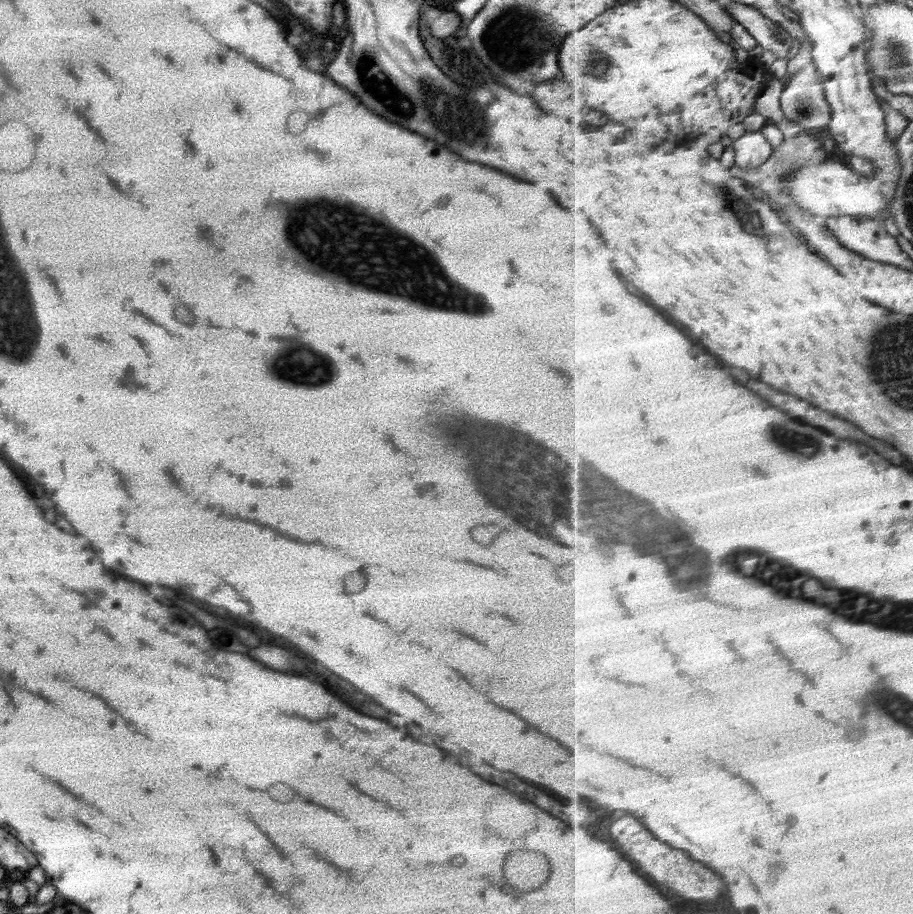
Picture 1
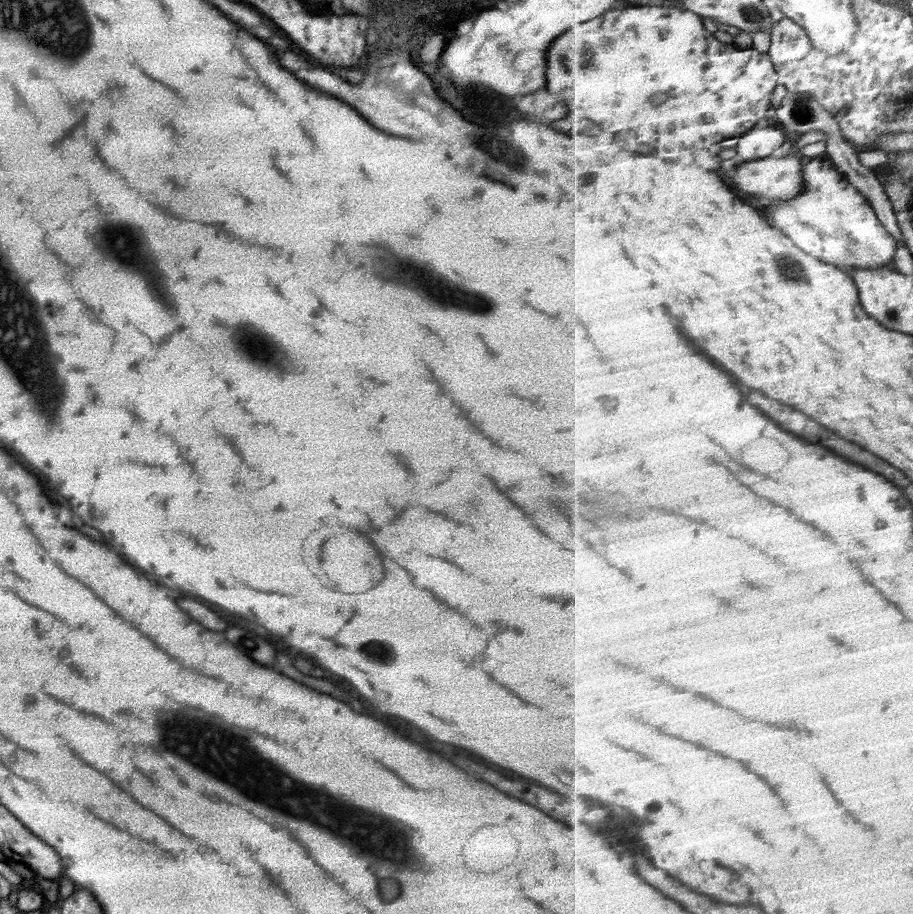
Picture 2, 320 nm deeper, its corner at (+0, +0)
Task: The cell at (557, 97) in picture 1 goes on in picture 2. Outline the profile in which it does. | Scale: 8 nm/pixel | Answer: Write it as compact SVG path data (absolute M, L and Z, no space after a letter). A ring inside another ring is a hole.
M545 89L538 90L538 92L530 94L530 96L518 96L516 108L524 116L530 116L536 122L540 122L540 120L560 120L560 118L566 118L564 106L558 102L558 98L554 94L550 94Z

